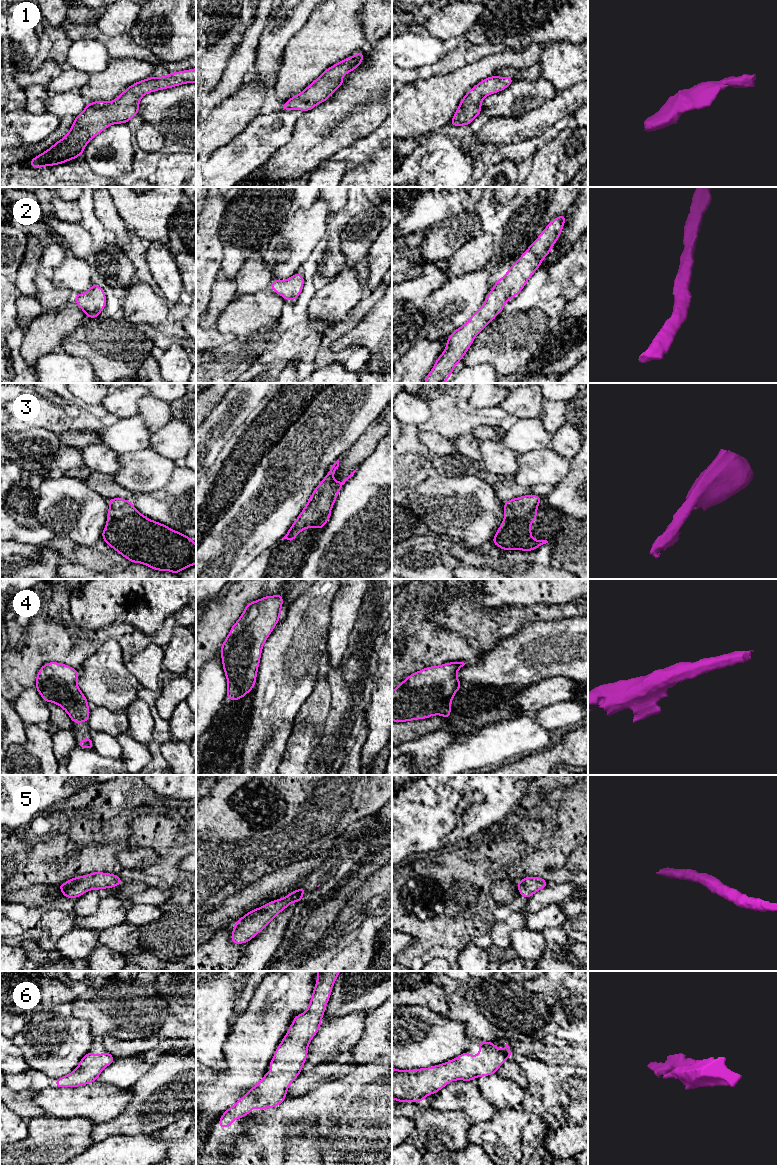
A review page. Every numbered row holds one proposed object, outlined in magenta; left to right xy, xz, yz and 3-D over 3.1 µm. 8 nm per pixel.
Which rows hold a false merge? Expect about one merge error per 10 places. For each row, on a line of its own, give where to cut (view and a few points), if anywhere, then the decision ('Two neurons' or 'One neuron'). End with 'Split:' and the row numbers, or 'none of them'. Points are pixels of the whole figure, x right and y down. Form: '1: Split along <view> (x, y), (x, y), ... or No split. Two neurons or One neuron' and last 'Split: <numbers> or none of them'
1: No split. One neuron
2: No split. One neuron
3: No split. One neuron
4: No split. One neuron
5: No split. One neuron
6: No split. One neuron
Split: none of them

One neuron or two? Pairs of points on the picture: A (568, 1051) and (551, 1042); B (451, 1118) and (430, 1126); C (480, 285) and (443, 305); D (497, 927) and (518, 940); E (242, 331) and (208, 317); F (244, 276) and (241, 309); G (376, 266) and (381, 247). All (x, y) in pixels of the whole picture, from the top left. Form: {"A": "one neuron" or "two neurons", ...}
{"A": "one neuron", "B": "one neuron", "C": "one neuron", "D": "two neurons", "E": "two neurons", "F": "two neurons", "G": "one neuron"}

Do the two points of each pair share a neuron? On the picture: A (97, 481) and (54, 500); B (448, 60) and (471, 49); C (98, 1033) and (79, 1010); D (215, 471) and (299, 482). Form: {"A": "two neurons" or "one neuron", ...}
{"A": "two neurons", "B": "one neuron", "C": "one neuron", "D": "two neurons"}

